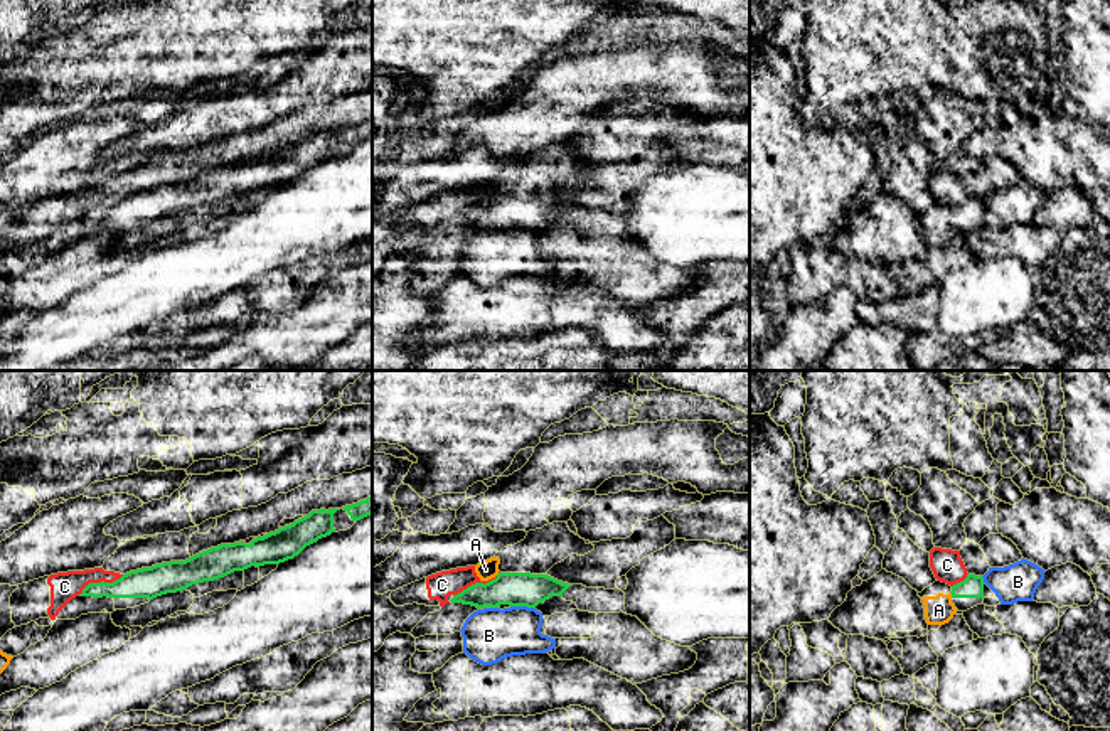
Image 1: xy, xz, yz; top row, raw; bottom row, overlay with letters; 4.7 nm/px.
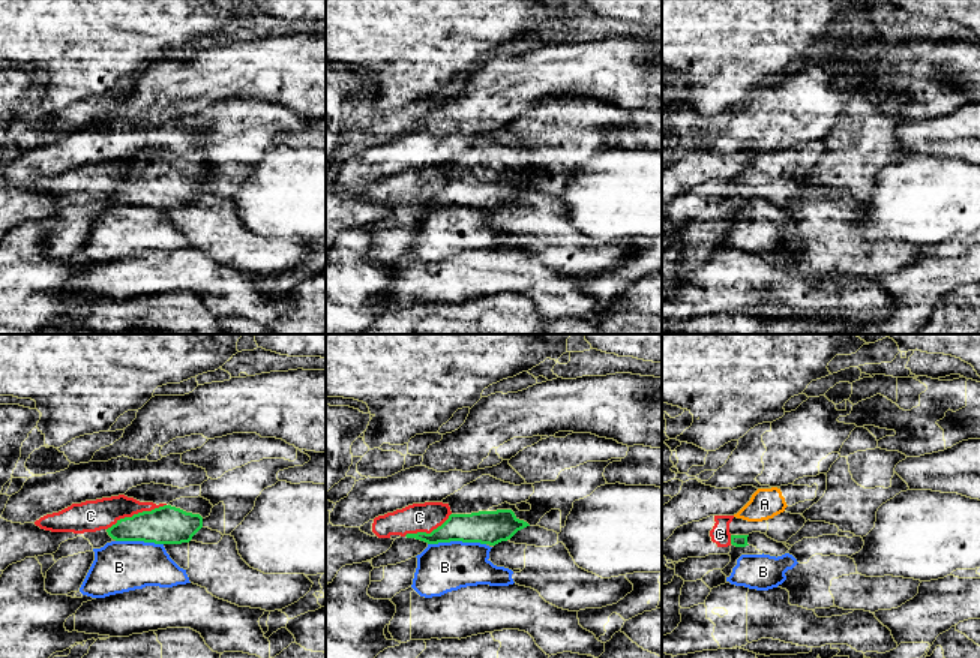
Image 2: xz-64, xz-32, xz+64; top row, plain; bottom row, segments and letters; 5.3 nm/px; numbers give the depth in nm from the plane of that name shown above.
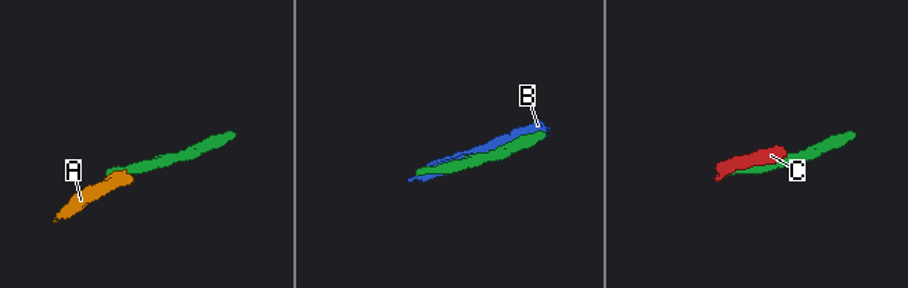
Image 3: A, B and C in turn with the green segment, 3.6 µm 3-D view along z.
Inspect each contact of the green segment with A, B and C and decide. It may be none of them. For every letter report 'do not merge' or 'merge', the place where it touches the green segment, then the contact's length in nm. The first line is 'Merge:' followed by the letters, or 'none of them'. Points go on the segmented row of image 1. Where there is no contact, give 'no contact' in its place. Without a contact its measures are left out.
Merge: A
A: merge; contact yz (952, 595); length 30 nm
B: do not merge; contact xz (522, 605); length 120 nm
C: do not merge; contact xy (101, 581); length 240 nm

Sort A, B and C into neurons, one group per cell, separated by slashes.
A / B C

